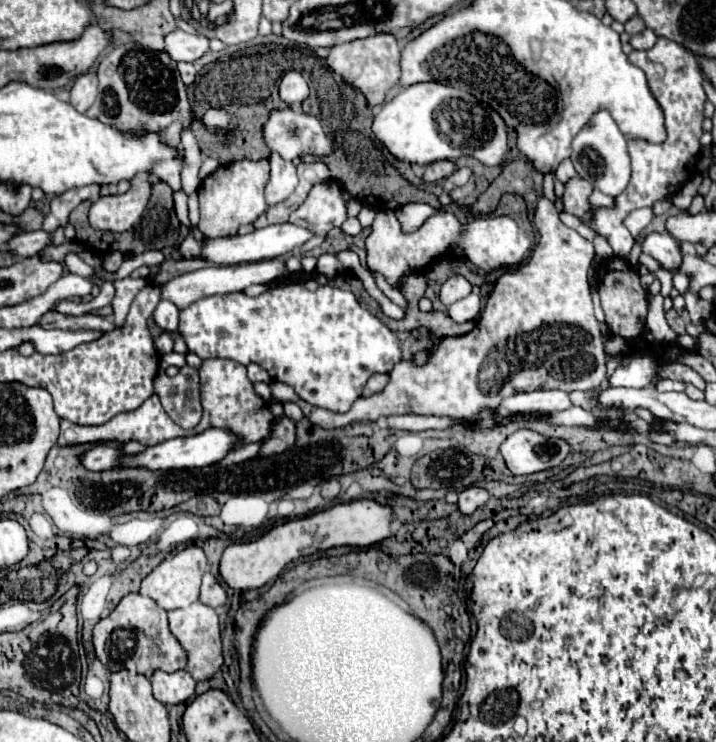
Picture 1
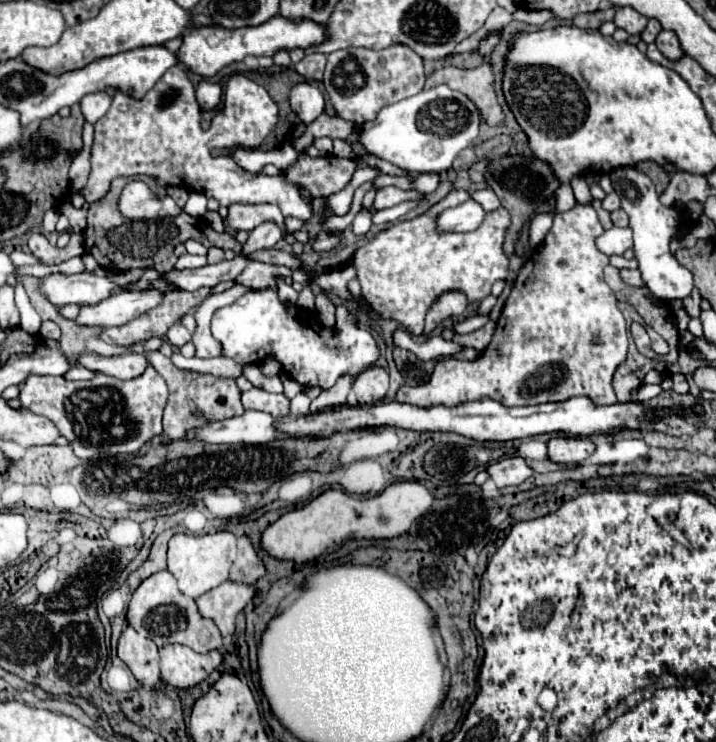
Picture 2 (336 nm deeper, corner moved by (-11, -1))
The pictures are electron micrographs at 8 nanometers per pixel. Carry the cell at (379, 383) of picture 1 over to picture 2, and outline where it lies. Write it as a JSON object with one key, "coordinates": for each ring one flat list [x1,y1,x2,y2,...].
{"coordinates":[[369,367,353,381,353,391,361,405,383,401,387,389,389,389,389,373,381,367]]}

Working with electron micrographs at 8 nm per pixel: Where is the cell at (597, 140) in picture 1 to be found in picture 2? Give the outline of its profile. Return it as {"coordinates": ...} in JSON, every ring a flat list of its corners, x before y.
{"coordinates":[[617,167,609,171,609,177,615,193,621,197,621,209,629,215,629,227,633,229,635,243,633,251,647,289,661,301,685,299,693,289,693,275,669,253,669,243,679,231,679,213,659,203,655,185,645,173,637,171,635,167]]}

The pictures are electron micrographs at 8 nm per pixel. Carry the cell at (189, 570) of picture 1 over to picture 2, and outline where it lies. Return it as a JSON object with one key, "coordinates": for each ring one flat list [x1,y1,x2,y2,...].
{"coordinates":[[219,531,213,535,173,535,167,551,167,571,177,579,183,595,197,599,199,595,219,587,229,577,229,567,237,555,235,535]]}

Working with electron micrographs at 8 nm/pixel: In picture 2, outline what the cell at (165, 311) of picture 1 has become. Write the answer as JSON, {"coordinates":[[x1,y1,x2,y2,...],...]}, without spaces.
{"coordinates":[[175,323,169,331,167,331,167,341,175,347,183,347,187,341,191,341,191,333,181,325,181,323]]}

